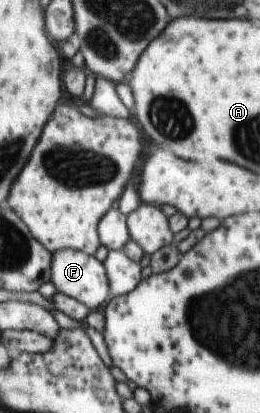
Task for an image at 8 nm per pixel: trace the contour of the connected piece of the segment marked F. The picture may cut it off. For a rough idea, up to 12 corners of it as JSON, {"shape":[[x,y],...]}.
{"shape":[[54,253],[51,282],[91,310],[111,299],[104,261]]}

